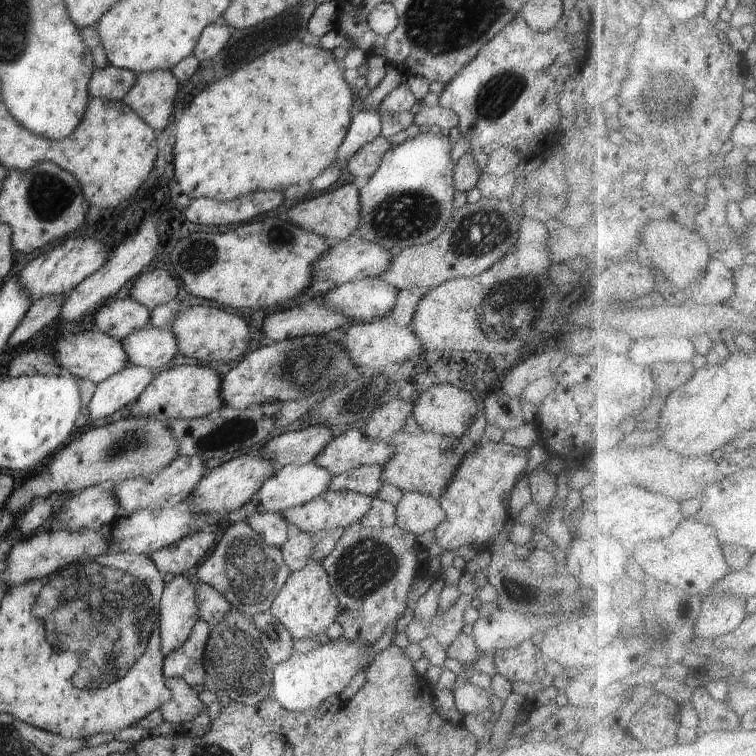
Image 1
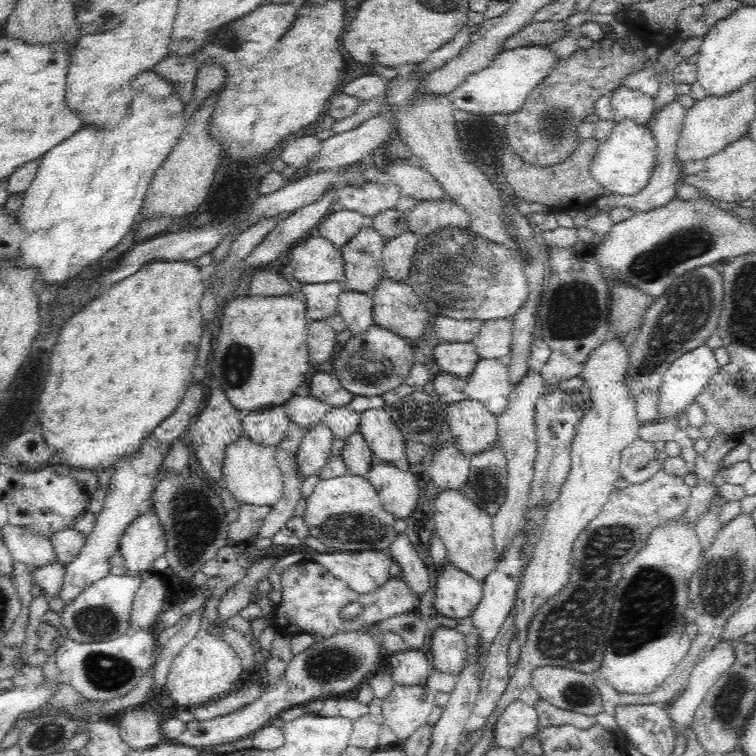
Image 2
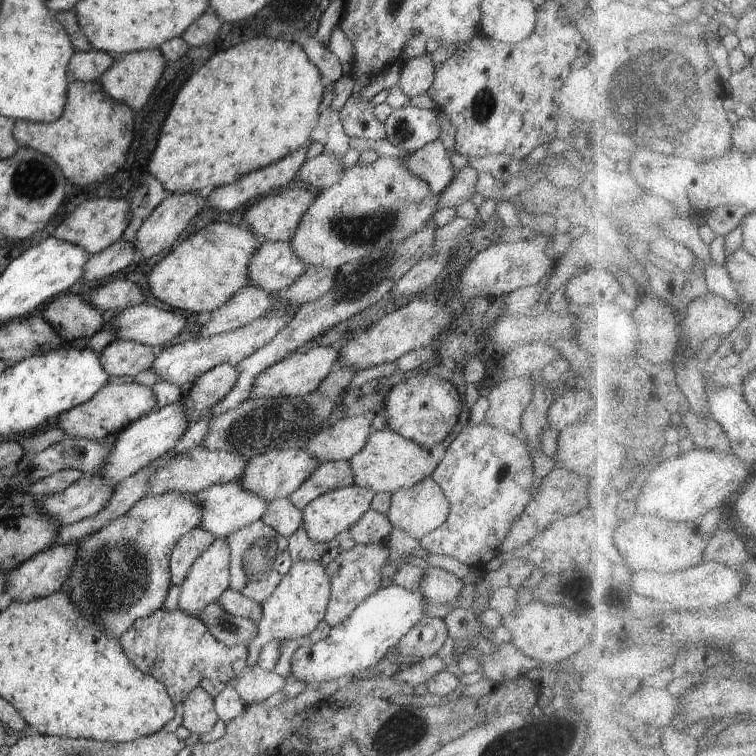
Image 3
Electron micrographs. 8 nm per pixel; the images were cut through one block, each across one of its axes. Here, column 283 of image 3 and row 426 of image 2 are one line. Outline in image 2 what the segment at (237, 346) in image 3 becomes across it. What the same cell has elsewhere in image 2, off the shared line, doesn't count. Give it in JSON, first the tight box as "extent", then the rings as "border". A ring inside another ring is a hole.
{"extent":[296,421,334,477],"border":[[[322,421],[304,429],[304,436],[296,452],[296,471],[306,477],[318,475],[320,469],[330,460],[334,433]]]}

